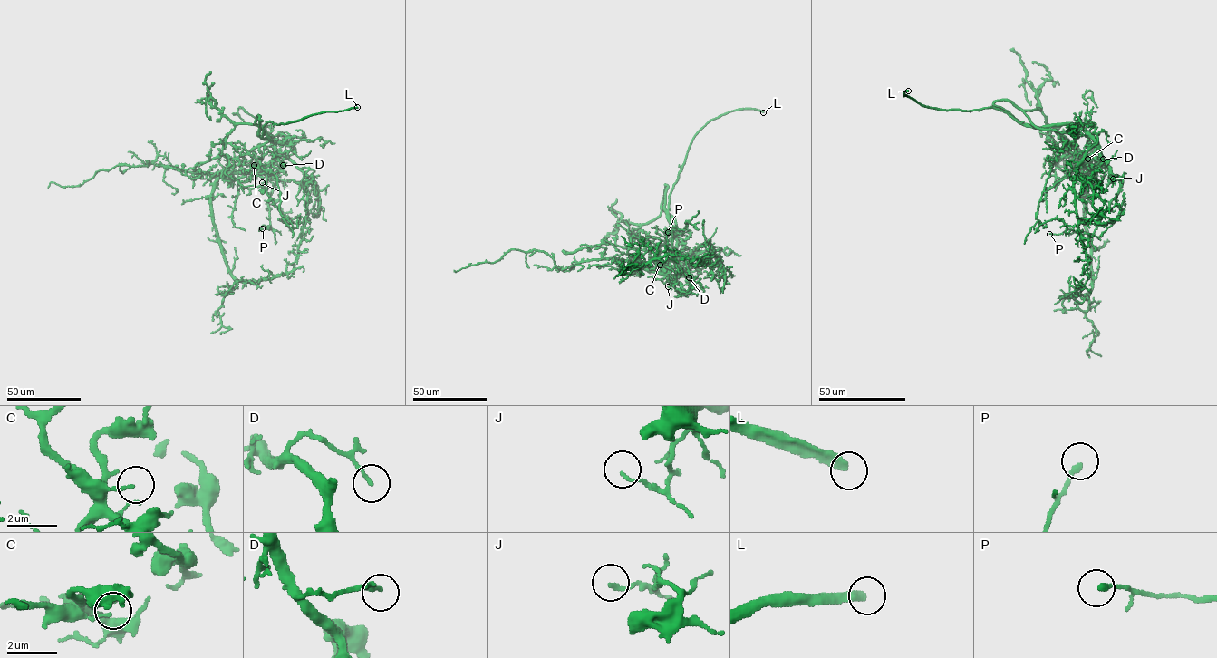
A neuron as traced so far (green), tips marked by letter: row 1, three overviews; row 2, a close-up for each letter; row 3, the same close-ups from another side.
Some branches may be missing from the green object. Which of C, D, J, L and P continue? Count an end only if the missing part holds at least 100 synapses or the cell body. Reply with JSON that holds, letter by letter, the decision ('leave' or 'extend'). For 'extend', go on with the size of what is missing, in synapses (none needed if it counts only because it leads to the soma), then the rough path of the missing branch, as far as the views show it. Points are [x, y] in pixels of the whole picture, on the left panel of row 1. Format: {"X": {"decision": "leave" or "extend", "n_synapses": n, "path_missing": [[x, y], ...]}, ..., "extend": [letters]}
{"C": {"decision": "leave"}, "D": {"decision": "leave"}, "J": {"decision": "leave"}, "L": {"decision": "extend", "path_missing": [[357, 107], [395, 114]]}, "P": {"decision": "leave"}, "extend": ["L"]}

